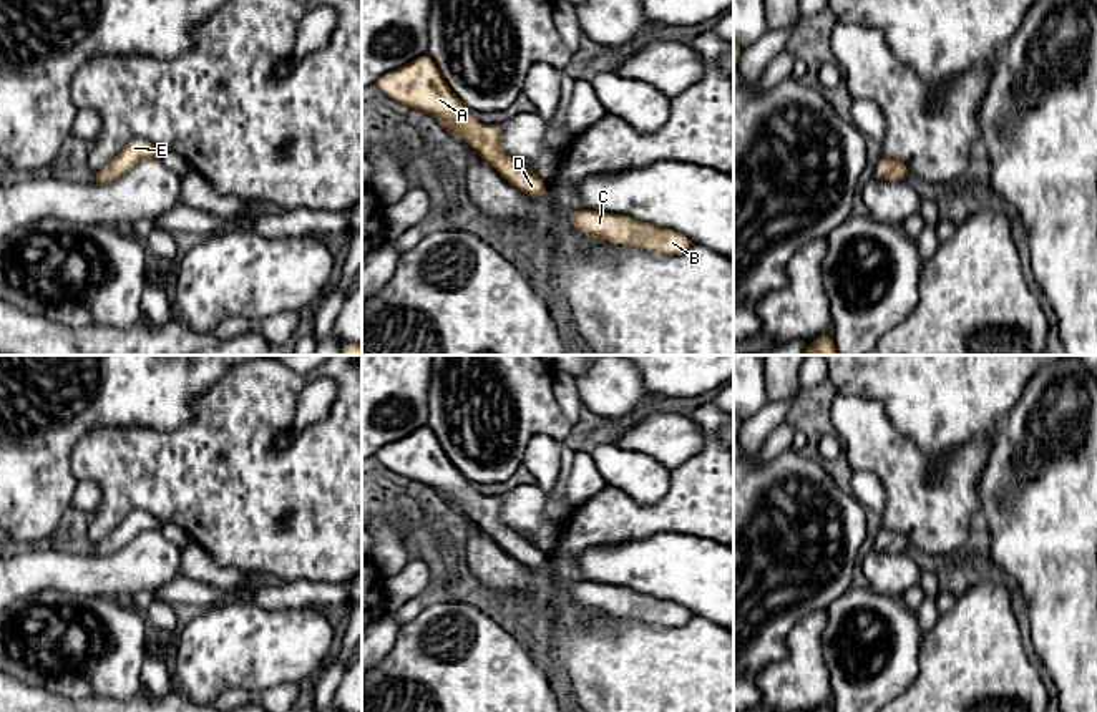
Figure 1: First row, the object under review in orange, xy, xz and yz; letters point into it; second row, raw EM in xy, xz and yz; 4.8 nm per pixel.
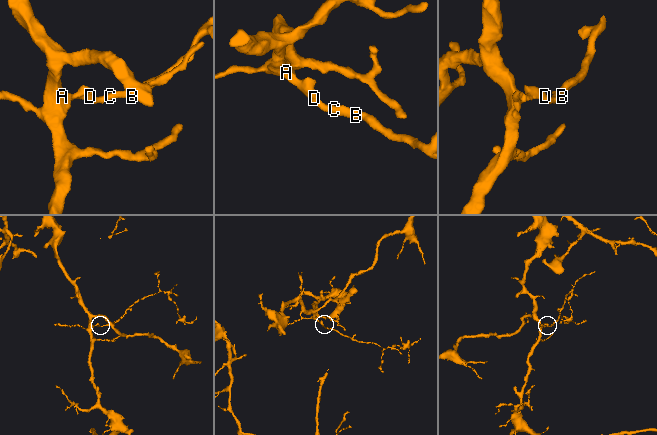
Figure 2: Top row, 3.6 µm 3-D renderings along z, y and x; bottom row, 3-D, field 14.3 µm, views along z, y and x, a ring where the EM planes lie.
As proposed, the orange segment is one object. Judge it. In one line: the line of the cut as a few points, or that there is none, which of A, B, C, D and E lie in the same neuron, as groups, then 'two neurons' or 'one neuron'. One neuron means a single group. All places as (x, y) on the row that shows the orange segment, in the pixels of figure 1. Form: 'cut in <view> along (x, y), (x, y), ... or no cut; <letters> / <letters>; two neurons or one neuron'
no cut; A B C D E; one neuron

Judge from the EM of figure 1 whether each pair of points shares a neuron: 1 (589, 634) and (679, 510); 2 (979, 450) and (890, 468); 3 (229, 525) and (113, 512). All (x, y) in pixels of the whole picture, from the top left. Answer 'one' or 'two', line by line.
1: two
2: one
3: one

